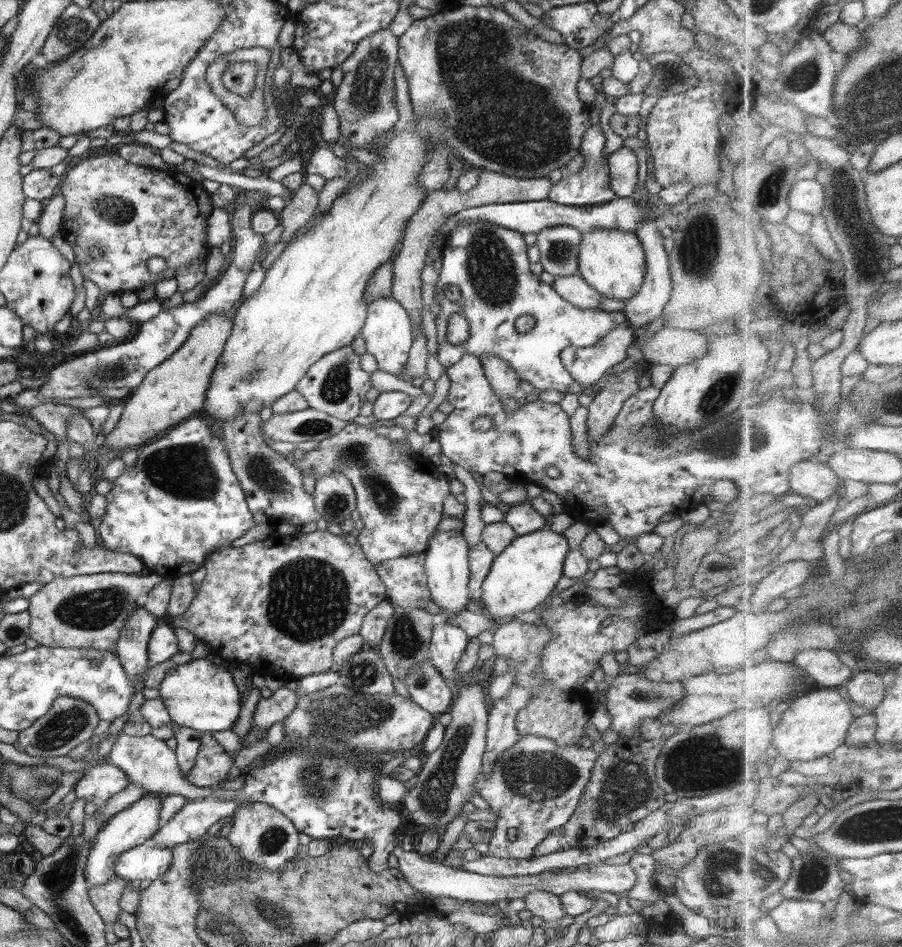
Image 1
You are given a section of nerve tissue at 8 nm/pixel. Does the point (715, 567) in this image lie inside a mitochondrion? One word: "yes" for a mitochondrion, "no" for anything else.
no

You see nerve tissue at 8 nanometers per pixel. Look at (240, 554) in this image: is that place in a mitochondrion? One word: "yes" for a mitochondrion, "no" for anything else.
no

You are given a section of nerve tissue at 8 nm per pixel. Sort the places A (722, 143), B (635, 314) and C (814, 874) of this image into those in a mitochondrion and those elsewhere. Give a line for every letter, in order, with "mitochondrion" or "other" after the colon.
A: other
B: other
C: mitochondrion

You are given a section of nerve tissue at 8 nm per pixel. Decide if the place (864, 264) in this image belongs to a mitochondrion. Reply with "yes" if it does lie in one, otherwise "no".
yes

